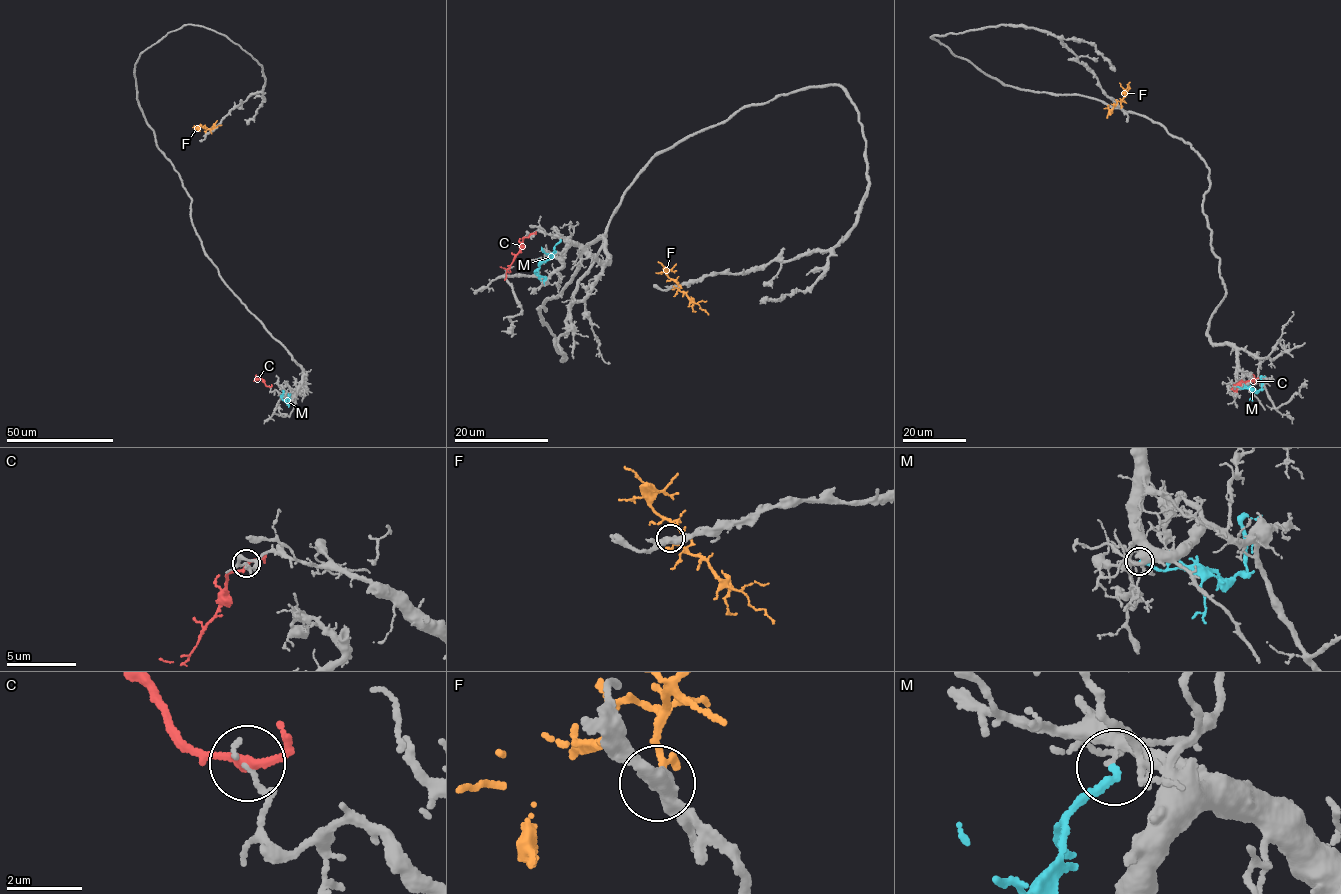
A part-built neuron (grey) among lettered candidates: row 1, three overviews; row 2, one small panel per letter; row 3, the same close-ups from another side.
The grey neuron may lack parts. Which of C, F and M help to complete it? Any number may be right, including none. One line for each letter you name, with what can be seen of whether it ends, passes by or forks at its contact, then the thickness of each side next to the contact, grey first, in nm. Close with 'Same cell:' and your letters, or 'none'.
Same cell: none

